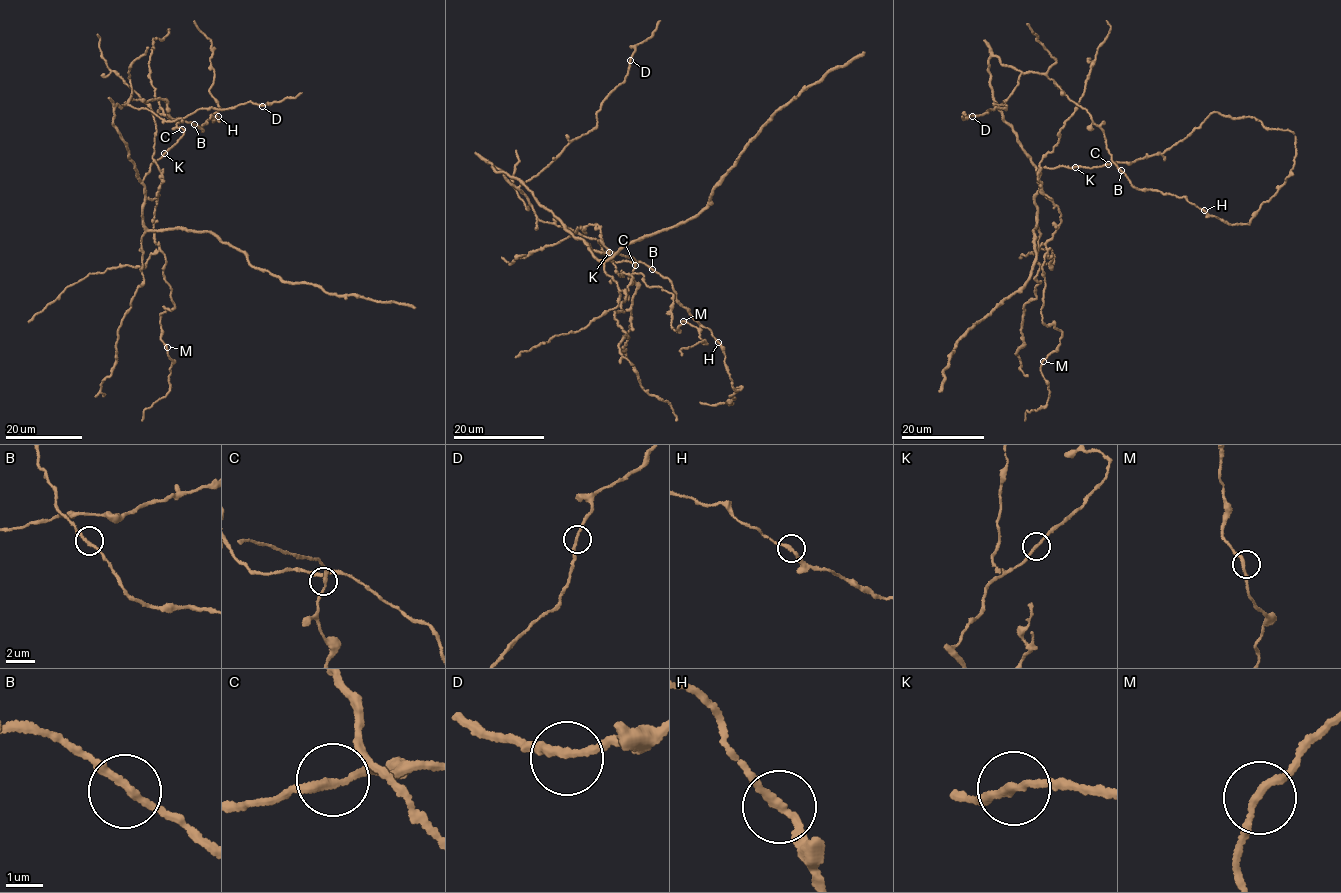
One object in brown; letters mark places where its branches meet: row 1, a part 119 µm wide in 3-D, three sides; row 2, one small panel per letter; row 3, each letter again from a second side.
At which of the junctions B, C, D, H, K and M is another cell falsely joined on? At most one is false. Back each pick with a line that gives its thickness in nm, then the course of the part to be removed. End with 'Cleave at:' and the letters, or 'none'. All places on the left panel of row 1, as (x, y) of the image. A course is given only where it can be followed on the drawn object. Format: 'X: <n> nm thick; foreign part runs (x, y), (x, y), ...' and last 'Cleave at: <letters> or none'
Cleave at: none

